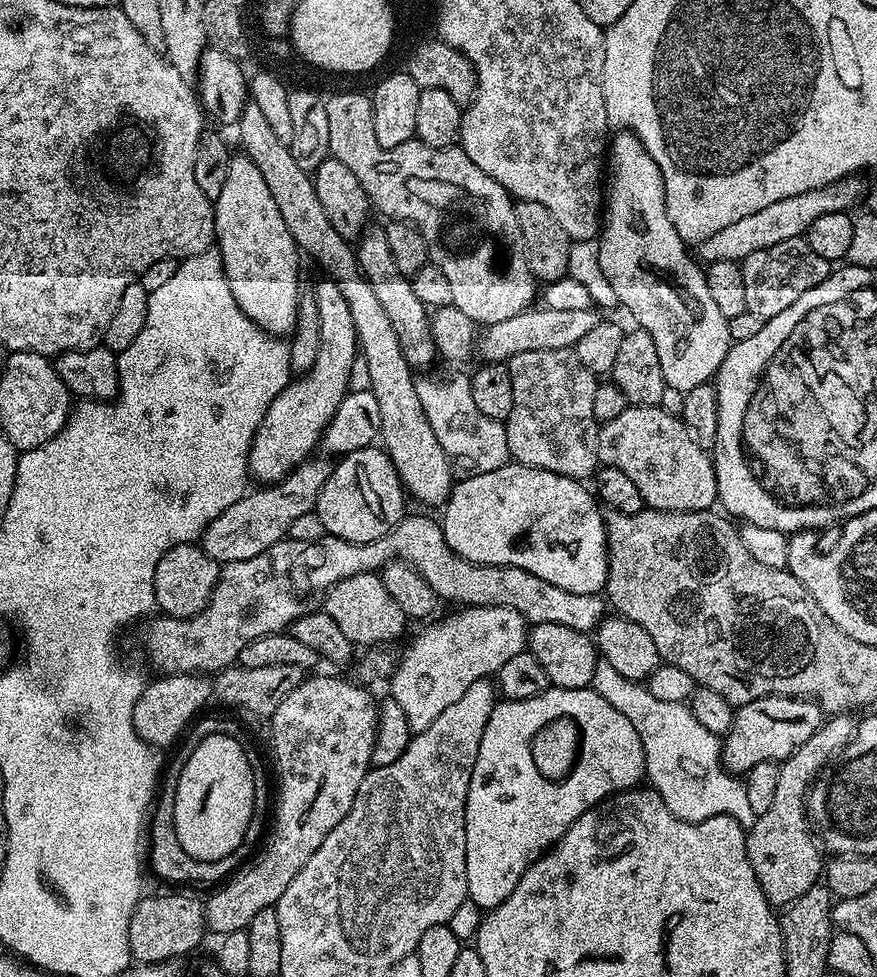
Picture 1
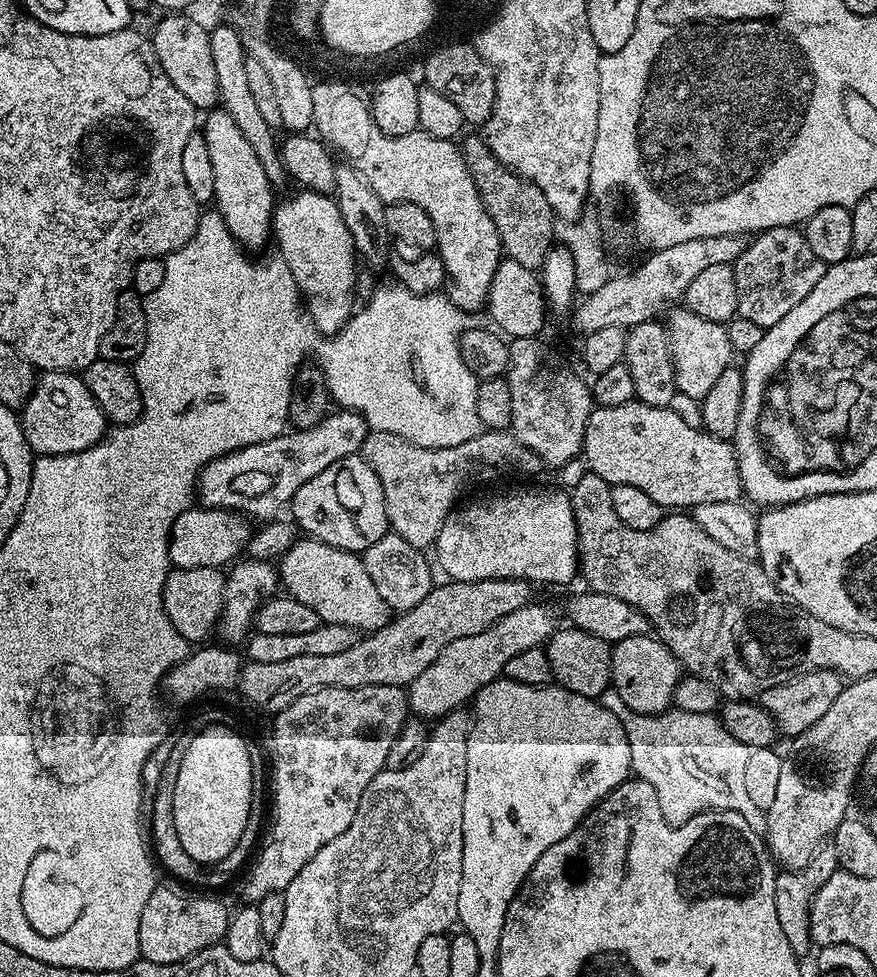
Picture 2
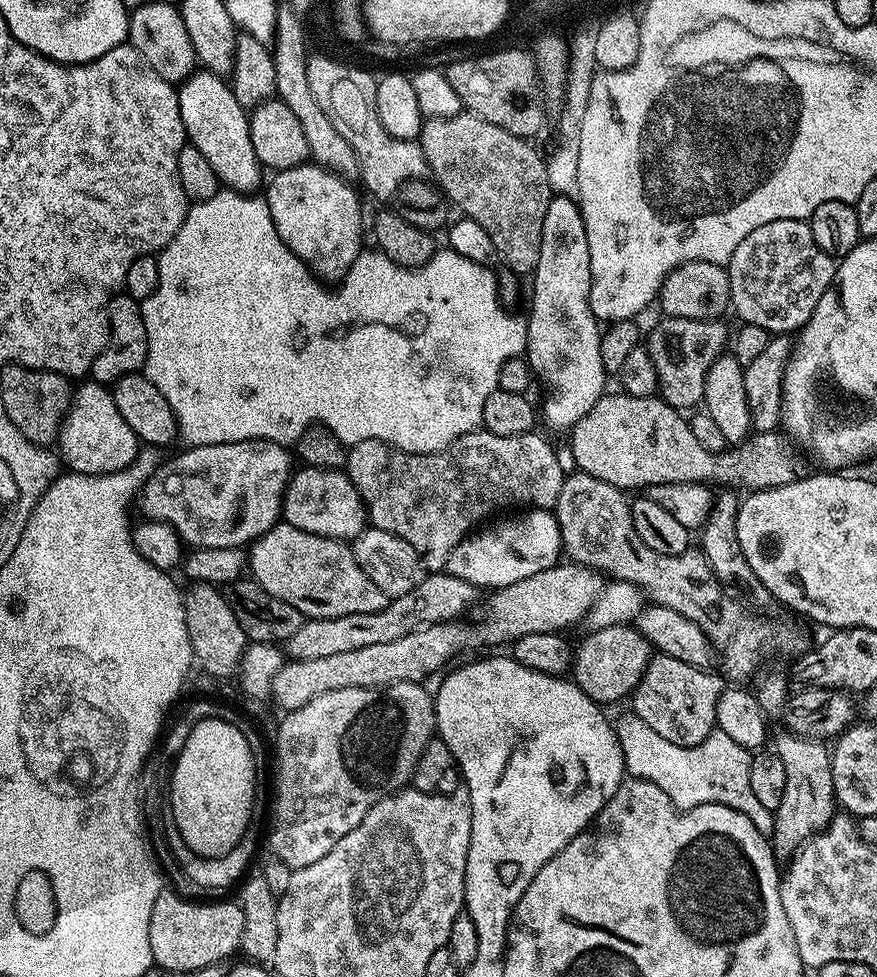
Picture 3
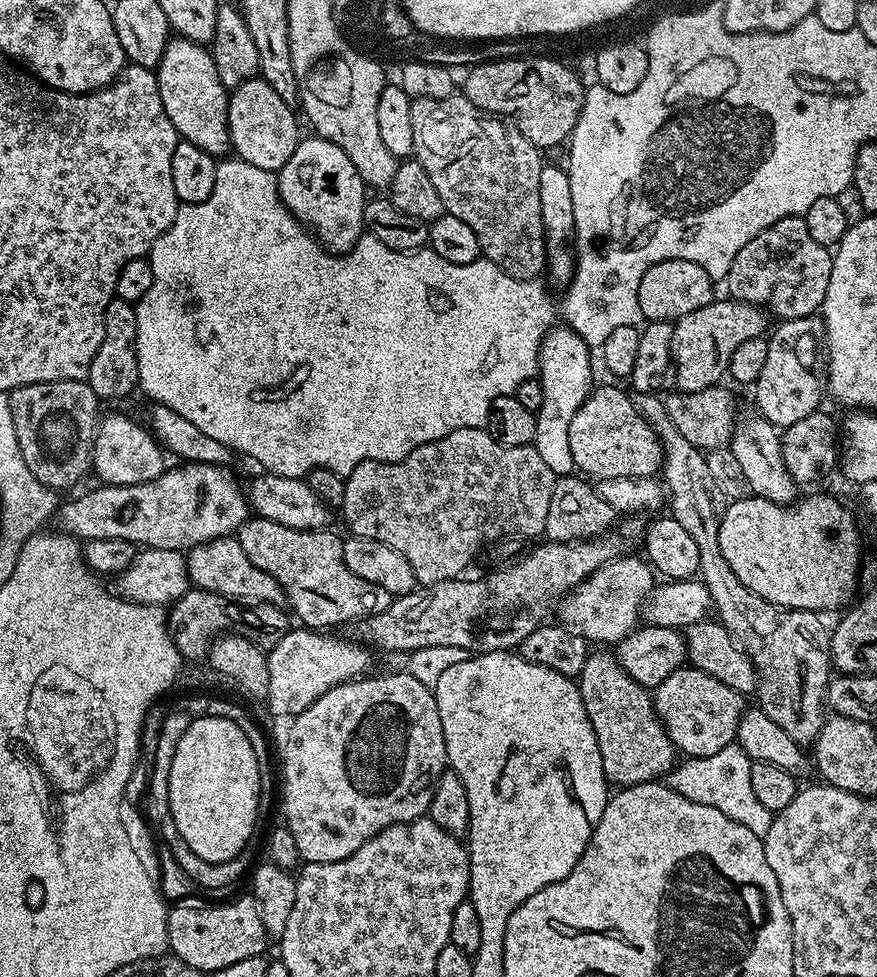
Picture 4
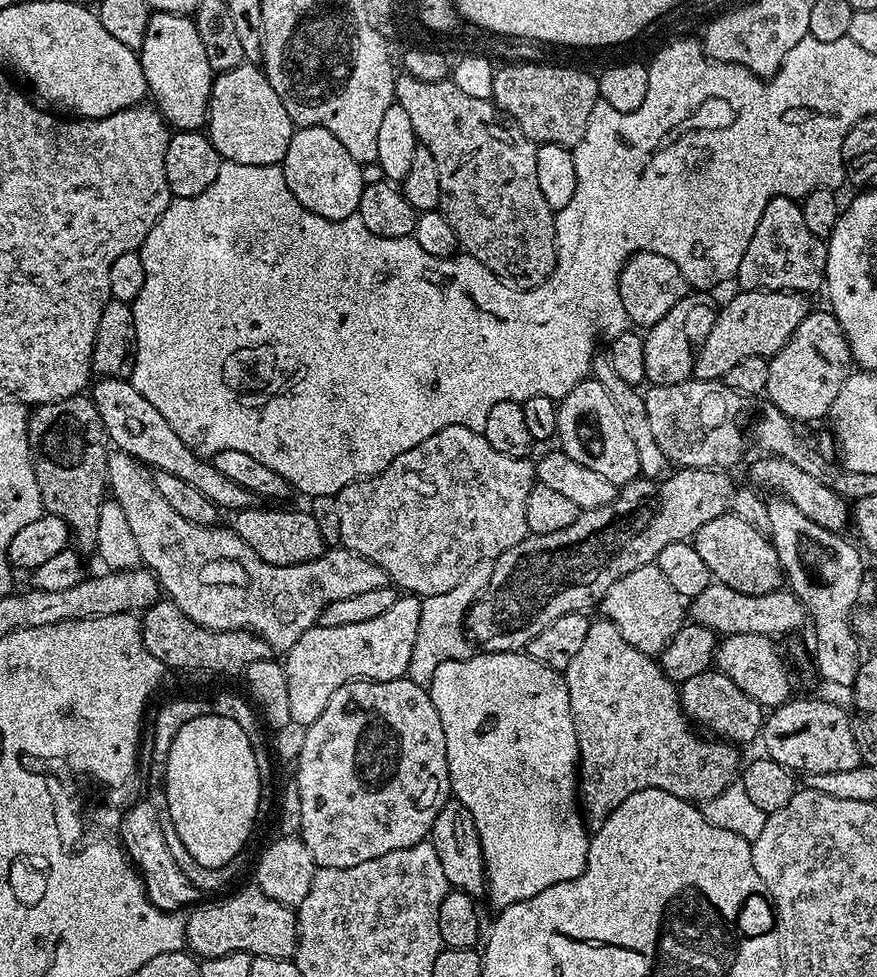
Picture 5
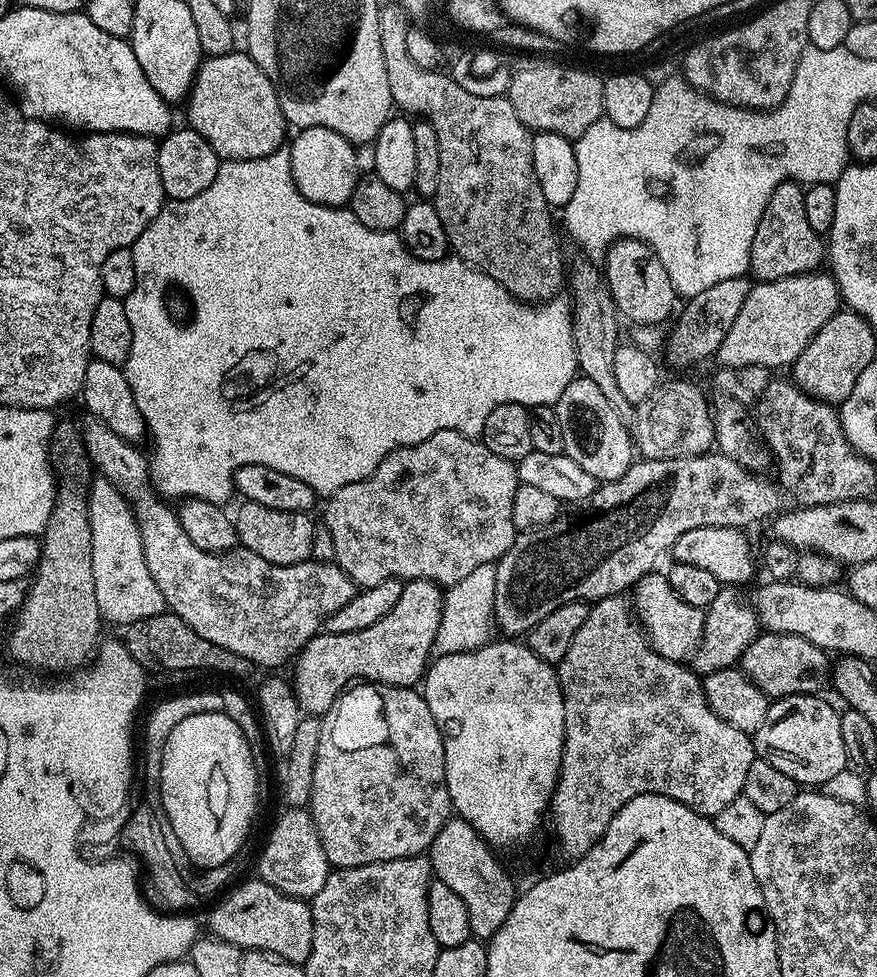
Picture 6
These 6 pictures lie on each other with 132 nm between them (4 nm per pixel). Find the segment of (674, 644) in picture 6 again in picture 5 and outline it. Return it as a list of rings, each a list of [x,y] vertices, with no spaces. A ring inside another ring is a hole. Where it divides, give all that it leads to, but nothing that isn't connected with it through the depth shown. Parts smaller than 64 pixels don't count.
[[[653,562],[638,570],[630,570],[606,590],[602,599],[602,616],[638,651],[656,654],[667,644],[669,637],[685,623],[686,614],[683,605],[681,608],[680,604],[682,597],[676,593],[674,586],[670,586],[670,581]]]

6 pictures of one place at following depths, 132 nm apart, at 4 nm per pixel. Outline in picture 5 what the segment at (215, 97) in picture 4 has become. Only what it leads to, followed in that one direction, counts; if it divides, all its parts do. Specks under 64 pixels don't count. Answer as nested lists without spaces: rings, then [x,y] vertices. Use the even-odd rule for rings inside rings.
[[[156,12],[149,17],[148,34],[144,39],[144,44],[138,49],[138,55],[140,57],[140,65],[144,71],[144,81],[148,83],[148,92],[150,96],[153,96],[155,107],[158,109],[161,116],[173,129],[183,130],[185,132],[194,132],[205,127],[208,118],[208,107],[212,99],[212,82],[214,79],[214,73],[210,62],[206,62],[206,49],[202,47],[202,38],[198,38],[198,30],[196,29],[195,19],[189,18],[187,15],[179,12]]]

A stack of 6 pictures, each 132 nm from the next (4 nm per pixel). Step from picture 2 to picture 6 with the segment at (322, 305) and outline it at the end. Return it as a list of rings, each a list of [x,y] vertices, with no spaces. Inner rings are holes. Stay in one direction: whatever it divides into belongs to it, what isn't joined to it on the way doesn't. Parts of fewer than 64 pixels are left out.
[[[308,128],[299,133],[300,140],[287,145],[290,154],[290,170],[296,183],[296,189],[310,202],[321,204],[327,208],[338,208],[347,205],[354,194],[354,186],[358,179],[356,166],[356,148],[342,134],[334,134],[334,130]]]

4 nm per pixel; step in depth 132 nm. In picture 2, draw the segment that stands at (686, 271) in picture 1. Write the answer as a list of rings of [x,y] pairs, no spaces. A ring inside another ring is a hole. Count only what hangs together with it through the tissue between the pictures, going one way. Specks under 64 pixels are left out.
[[[676,307],[669,314],[668,320],[666,319],[668,340],[672,344],[676,391],[690,394],[690,398],[701,401],[706,394],[710,394],[722,370],[726,370],[733,363],[734,353],[730,346],[730,338],[726,338],[724,324],[703,320],[686,307]]]

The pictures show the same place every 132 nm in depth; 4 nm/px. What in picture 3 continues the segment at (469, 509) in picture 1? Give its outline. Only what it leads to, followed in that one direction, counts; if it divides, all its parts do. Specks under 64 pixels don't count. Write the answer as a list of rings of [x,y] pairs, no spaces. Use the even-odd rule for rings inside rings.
[[[548,510],[525,512],[528,512],[525,516],[512,516],[497,524],[489,523],[484,526],[489,528],[481,527],[458,542],[448,556],[447,575],[462,578],[480,590],[495,590],[555,566],[562,556],[560,523]]]

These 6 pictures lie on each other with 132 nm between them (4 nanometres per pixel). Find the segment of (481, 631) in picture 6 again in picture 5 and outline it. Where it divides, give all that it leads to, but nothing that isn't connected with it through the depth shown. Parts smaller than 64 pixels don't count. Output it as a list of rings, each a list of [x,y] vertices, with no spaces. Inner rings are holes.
[[[479,560],[461,580],[458,586],[446,591],[444,594],[425,596],[421,599],[419,624],[423,630],[423,636],[417,639],[406,673],[407,679],[415,682],[423,688],[432,684],[434,671],[444,661],[464,661],[476,654],[475,645],[469,637],[462,632],[458,624],[462,616],[475,605],[480,590],[484,590],[490,582],[493,561]]]

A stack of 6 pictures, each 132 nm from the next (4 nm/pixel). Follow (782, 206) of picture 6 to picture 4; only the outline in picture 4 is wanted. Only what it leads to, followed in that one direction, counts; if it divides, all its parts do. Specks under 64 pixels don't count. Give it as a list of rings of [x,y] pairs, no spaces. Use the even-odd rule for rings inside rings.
[[[787,216],[774,222],[774,226],[762,230],[762,234],[750,238],[750,242],[738,250],[738,258],[734,258],[734,266],[730,266],[728,271],[727,295],[741,304],[752,304],[764,310],[769,308],[780,322],[817,315],[824,306],[826,286],[830,286],[832,257],[829,249],[814,242],[810,230],[806,230],[803,216]]]

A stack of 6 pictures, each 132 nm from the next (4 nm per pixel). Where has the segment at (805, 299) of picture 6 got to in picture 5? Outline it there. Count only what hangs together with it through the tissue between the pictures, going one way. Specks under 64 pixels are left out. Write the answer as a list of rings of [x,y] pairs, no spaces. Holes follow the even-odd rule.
[[[741,290],[734,299],[723,305],[725,308],[717,314],[716,321],[709,326],[704,341],[695,349],[692,376],[698,380],[723,381],[724,375],[738,362],[742,362],[742,358],[775,356],[776,351],[788,341],[798,326],[798,322],[802,322],[802,318],[806,315],[806,307],[804,308],[804,304],[800,300],[803,299],[799,295],[786,292],[746,292]]]

